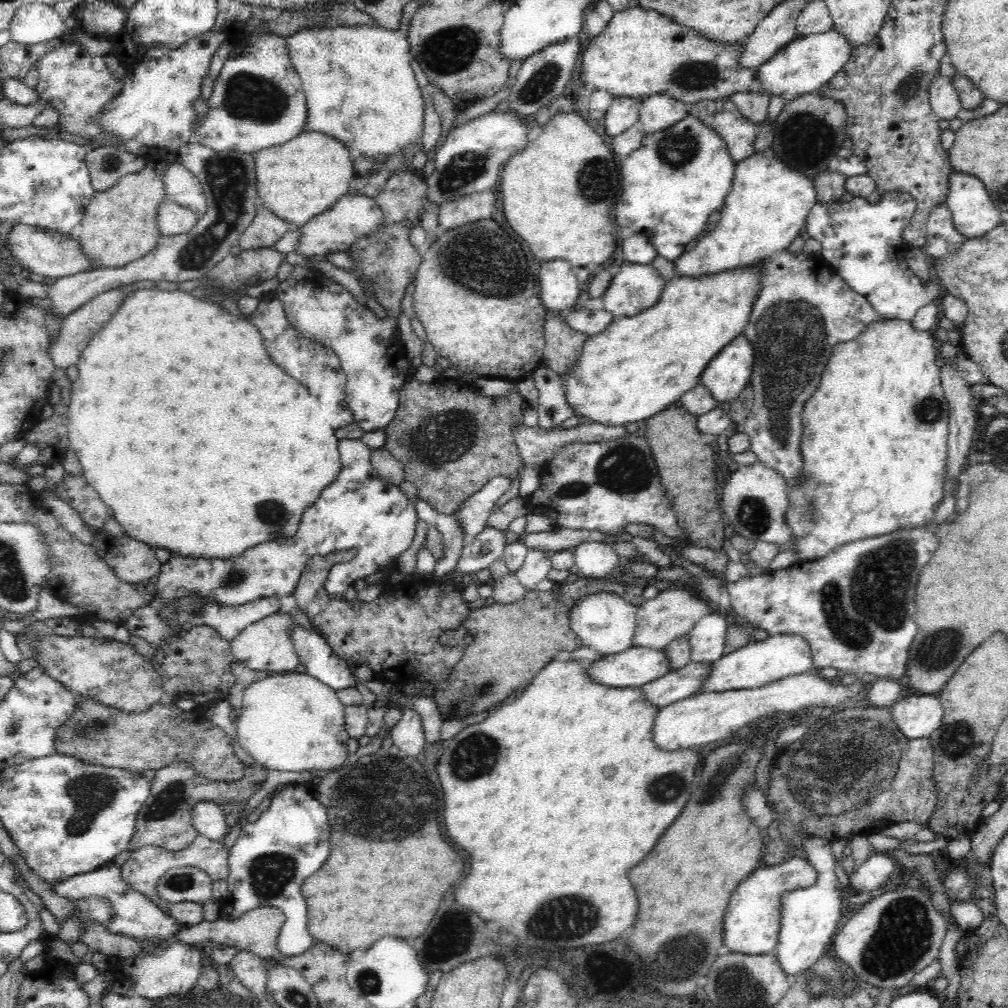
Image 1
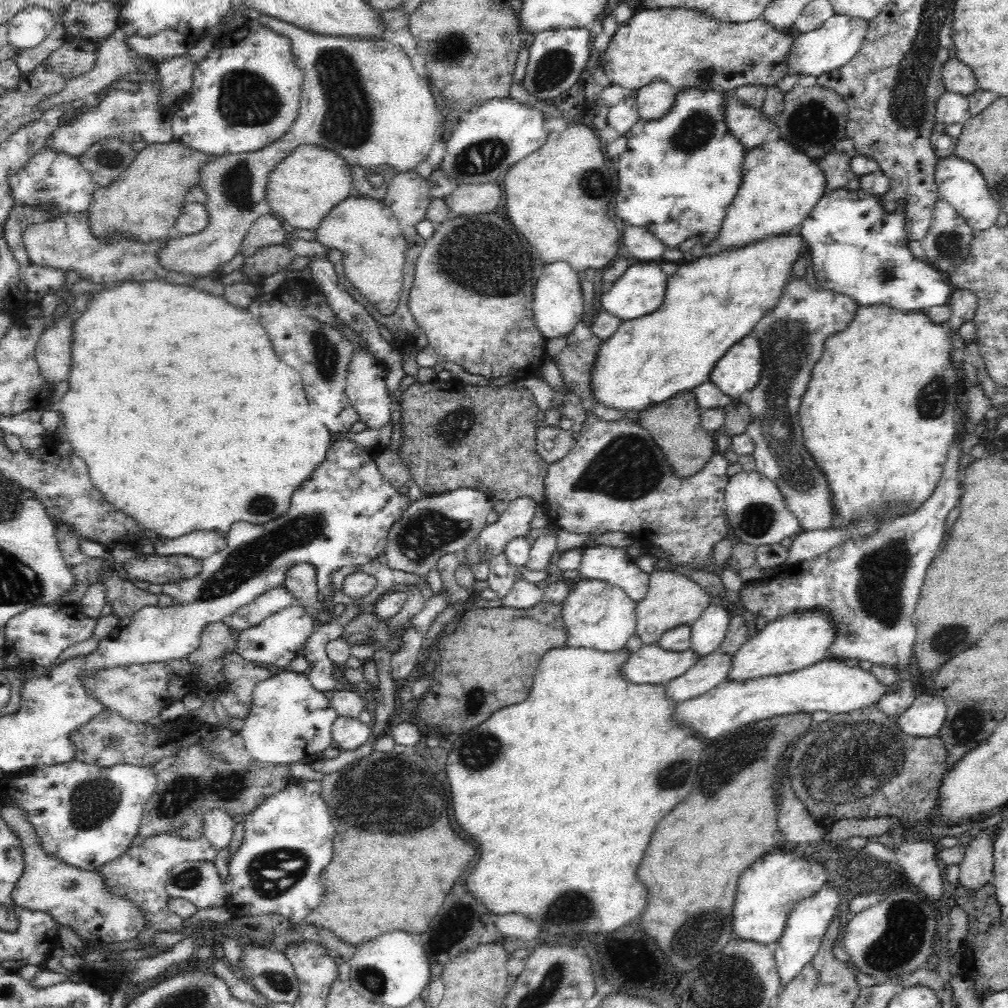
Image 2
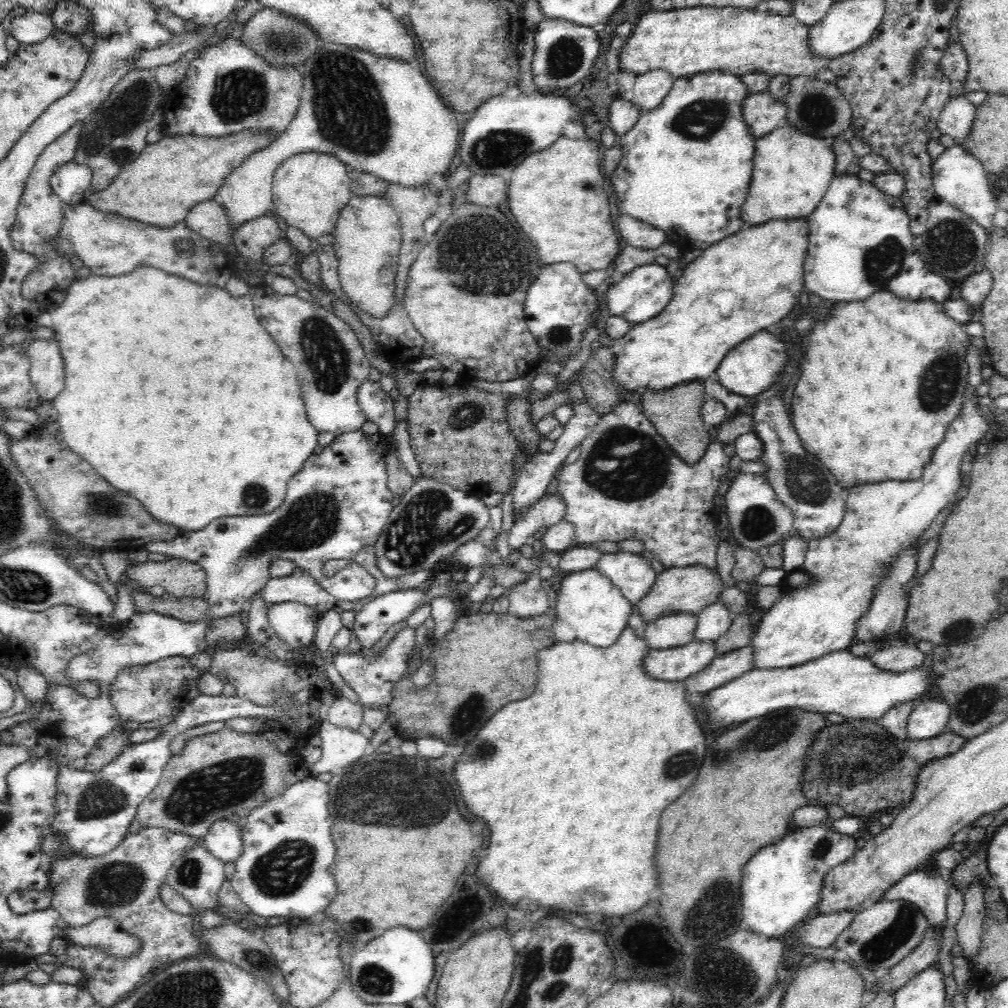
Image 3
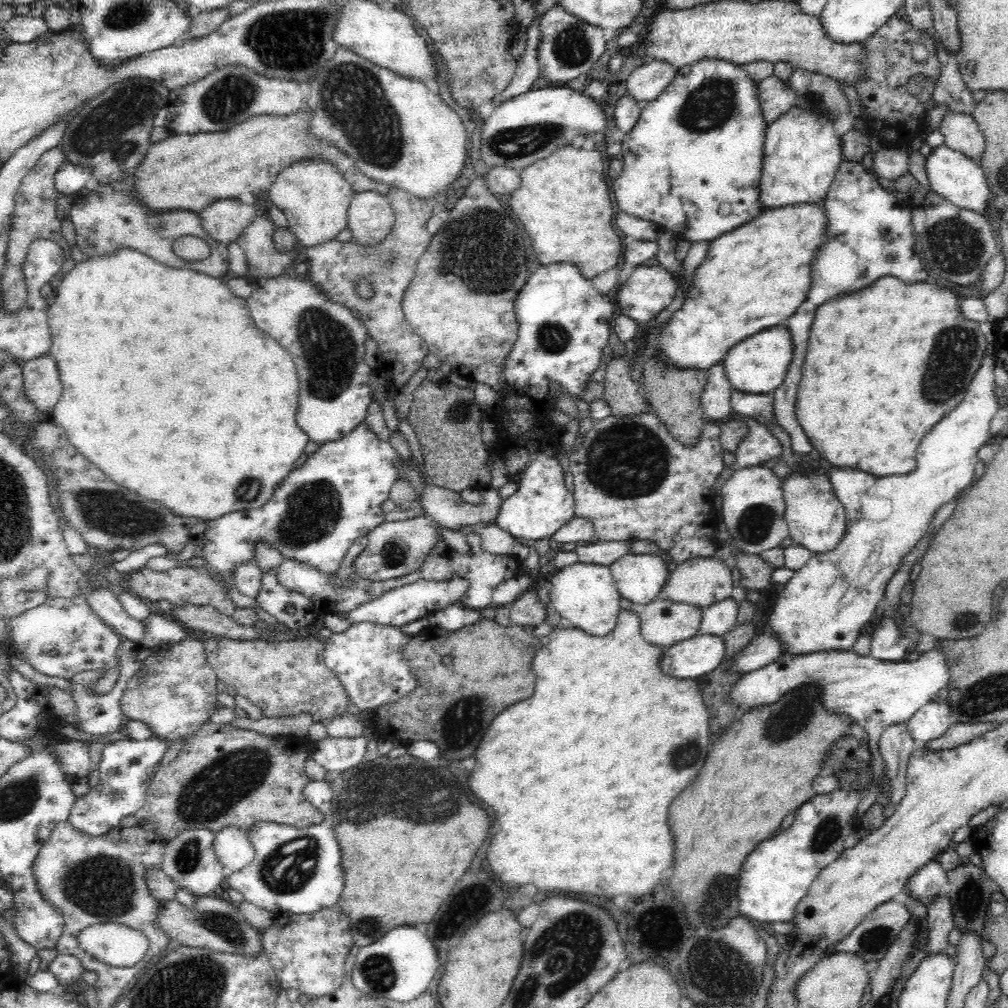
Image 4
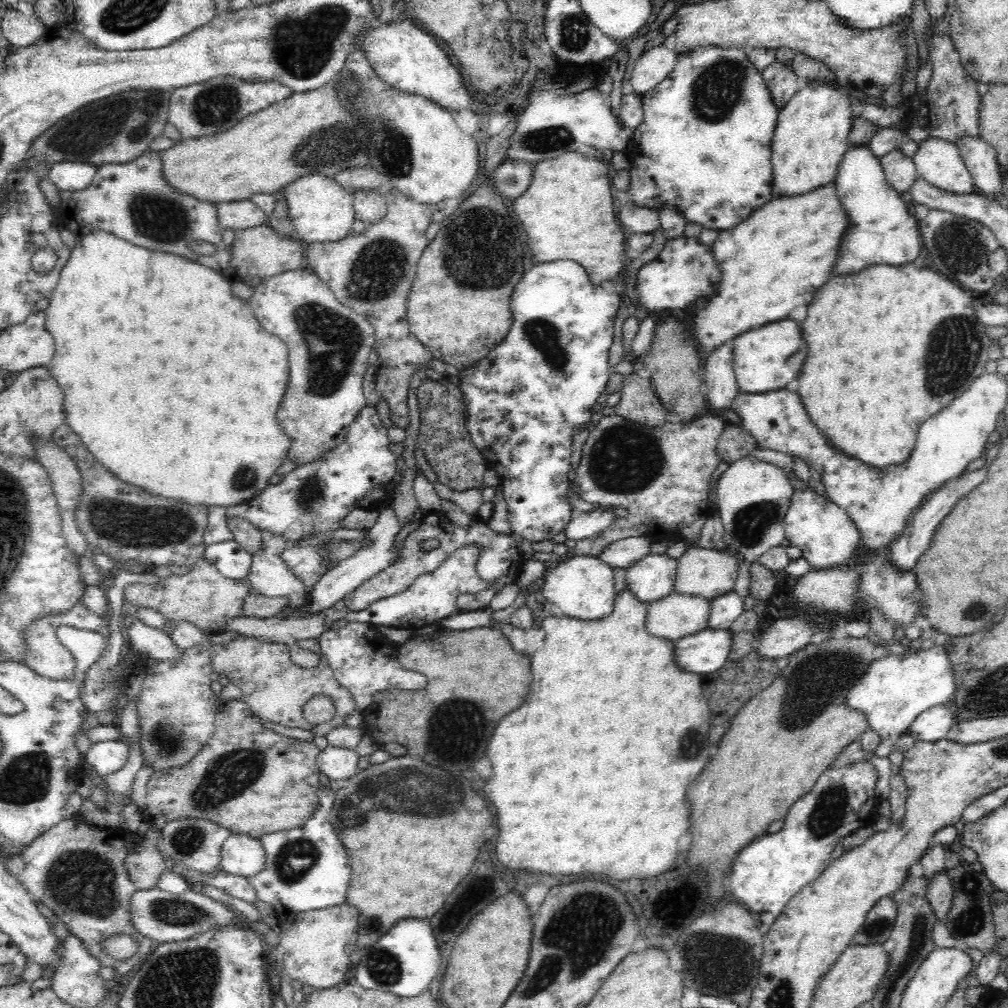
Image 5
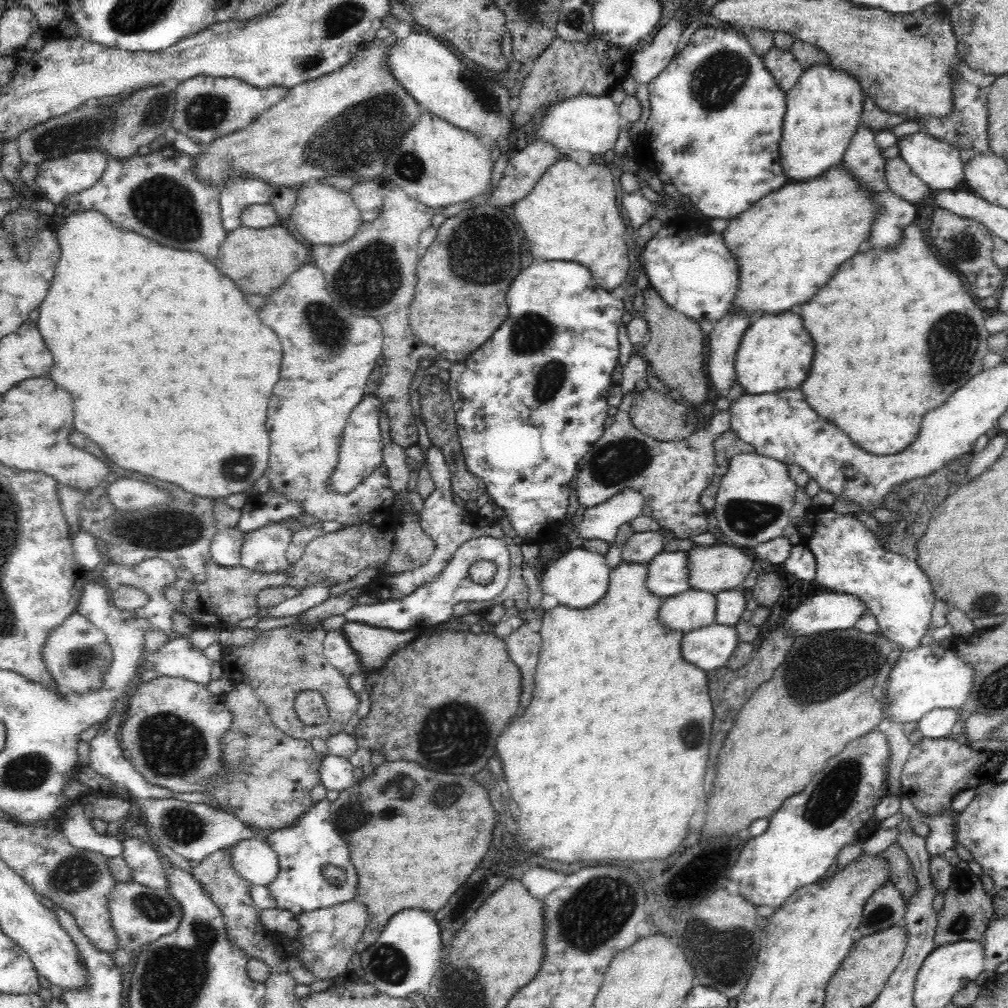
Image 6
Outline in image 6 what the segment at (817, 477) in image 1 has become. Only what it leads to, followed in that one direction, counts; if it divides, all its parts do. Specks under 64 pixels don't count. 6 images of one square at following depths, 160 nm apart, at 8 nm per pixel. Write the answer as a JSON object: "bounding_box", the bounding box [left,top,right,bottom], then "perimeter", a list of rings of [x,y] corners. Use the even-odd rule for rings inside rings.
{"bounding_box":[800,224,989,456],"perimeter":[[[912,224],[905,230],[906,232],[901,236],[902,244],[898,244],[898,248],[894,248],[894,252],[874,252],[874,248],[870,248],[870,250],[860,252],[860,254],[852,256],[850,260],[846,260],[838,268],[838,272],[832,276],[832,280],[826,286],[822,286],[814,298],[810,298],[806,304],[802,304],[802,312],[800,312],[800,316],[804,320],[804,328],[812,336],[814,350],[816,350],[814,362],[810,368],[810,376],[802,384],[805,399],[823,419],[834,423],[863,451],[878,456],[893,455],[910,446],[920,432],[924,415],[930,410],[938,408],[954,391],[964,386],[972,376],[980,372],[982,359],[989,351],[987,344],[989,334],[985,327],[986,313],[972,301],[970,291],[962,286],[959,276],[944,266],[935,253],[930,250],[928,242],[922,236],[922,230],[916,224]],[[952,316],[956,316],[958,320],[966,320],[966,322],[936,322],[936,320],[954,320]]]}

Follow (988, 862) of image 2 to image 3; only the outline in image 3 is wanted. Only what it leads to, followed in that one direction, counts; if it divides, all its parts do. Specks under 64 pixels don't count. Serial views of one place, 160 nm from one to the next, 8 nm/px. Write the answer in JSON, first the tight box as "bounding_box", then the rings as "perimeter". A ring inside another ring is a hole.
{"bounding_box":[955,885,985,962],"perimeter":[[[972,885],[963,894],[965,905],[962,908],[962,916],[955,926],[960,956],[968,962],[974,960],[981,951],[981,936],[985,919],[984,893],[980,885]]]}

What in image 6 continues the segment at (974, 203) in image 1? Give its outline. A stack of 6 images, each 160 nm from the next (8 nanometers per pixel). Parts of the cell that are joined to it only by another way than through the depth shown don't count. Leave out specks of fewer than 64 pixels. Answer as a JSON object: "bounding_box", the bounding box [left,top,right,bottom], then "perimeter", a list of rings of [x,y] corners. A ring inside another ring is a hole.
{"bounding_box":[896,130,965,191],"perimeter":[[[919,130],[913,134],[896,136],[896,144],[898,156],[910,165],[912,172],[918,175],[932,191],[952,191],[952,188],[956,188],[965,180],[960,152],[950,143]]]}

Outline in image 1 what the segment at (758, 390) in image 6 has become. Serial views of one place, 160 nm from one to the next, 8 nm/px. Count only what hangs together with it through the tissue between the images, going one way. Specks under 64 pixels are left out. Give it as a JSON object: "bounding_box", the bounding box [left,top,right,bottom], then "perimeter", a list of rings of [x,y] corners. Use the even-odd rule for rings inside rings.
{"bounding_box":[699,336,755,407],"perimeter":[[[738,336],[736,340],[732,340],[730,344],[724,346],[722,352],[714,359],[710,359],[704,372],[701,374],[699,382],[707,388],[709,393],[714,397],[715,402],[726,407],[737,398],[746,386],[751,384],[754,361],[755,351],[752,344],[748,342],[746,336]]]}

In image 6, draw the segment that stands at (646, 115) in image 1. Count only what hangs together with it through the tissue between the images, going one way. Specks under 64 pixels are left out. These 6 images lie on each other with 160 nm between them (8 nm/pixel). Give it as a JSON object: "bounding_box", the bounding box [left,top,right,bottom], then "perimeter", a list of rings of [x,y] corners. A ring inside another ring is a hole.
{"bounding_box":[629,20,687,84],"perimeter":[[[678,20],[666,23],[655,35],[648,48],[633,52],[629,64],[629,75],[638,84],[649,84],[668,66],[687,23],[684,24]]]}

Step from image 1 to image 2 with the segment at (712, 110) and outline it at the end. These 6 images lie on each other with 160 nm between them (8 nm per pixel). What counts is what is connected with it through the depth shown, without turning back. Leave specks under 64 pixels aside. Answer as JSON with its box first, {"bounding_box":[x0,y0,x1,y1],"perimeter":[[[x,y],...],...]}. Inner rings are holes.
{"bounding_box":[723,93,776,152],"perimeter":[[[728,93],[723,110],[729,132],[739,140],[746,152],[762,144],[776,127],[772,118],[766,118],[760,108],[746,104],[734,93]]]}

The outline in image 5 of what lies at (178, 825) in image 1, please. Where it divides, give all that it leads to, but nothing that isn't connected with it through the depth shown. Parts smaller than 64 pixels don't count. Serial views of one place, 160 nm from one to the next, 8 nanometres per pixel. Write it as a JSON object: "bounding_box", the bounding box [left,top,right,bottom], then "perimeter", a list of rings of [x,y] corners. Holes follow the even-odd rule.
{"bounding_box":[142,699,321,839],"perimeter":[[[233,699],[222,702],[222,707],[218,711],[215,721],[214,736],[207,741],[202,747],[202,752],[198,754],[190,762],[180,769],[162,769],[160,772],[153,772],[147,782],[147,796],[142,801],[142,820],[153,829],[162,829],[165,823],[176,819],[206,819],[212,820],[212,823],[220,825],[220,827],[230,831],[231,833],[245,833],[247,836],[258,839],[264,834],[288,831],[291,829],[303,828],[307,821],[310,821],[311,815],[318,808],[317,790],[319,789],[318,778],[320,778],[321,770],[318,767],[318,756],[320,750],[316,745],[300,739],[291,738],[275,731],[266,728],[261,722],[260,718],[256,717],[252,710],[241,699]]]}

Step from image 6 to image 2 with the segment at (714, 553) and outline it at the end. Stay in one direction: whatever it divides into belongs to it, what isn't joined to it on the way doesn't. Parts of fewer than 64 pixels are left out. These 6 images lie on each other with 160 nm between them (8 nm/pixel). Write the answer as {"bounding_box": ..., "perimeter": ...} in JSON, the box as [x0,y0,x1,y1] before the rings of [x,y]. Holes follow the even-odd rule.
{"bounding_box":[635,569,711,644],"perimeter":[[[655,569],[649,574],[649,586],[644,598],[636,603],[637,626],[635,634],[640,636],[643,644],[658,640],[670,628],[689,624],[700,618],[710,604],[711,595],[697,582],[675,570]]]}

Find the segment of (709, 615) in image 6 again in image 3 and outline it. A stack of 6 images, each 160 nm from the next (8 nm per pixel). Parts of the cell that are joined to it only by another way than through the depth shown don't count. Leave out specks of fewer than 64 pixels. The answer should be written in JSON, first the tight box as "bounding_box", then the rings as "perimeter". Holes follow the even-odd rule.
{"bounding_box":[644,612,697,650],"perimeter":[[[670,612],[645,624],[644,639],[654,650],[680,647],[695,639],[697,615]]]}

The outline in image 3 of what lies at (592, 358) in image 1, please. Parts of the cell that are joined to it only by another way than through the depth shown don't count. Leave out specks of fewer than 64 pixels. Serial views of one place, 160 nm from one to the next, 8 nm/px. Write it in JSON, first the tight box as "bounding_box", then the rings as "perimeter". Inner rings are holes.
{"bounding_box":[614,218,810,392],"perimeter":[[[806,218],[800,219],[773,219],[769,223],[758,225],[755,227],[744,226],[739,232],[733,236],[723,239],[721,242],[712,244],[710,248],[704,249],[704,253],[693,262],[691,262],[683,271],[679,271],[677,275],[678,280],[675,281],[673,295],[666,308],[652,320],[642,322],[642,324],[632,325],[630,330],[624,336],[626,346],[624,352],[618,354],[615,358],[614,380],[616,384],[620,384],[620,388],[624,392],[636,392],[640,388],[650,388],[652,391],[664,391],[666,388],[676,387],[678,384],[703,381],[706,376],[712,374],[721,363],[731,349],[736,348],[742,340],[746,340],[754,336],[758,331],[764,331],[773,325],[778,325],[784,316],[790,314],[790,308],[794,308],[794,304],[798,304],[800,294],[802,294],[804,285],[804,263],[808,252],[808,229],[810,225],[807,224]]]}

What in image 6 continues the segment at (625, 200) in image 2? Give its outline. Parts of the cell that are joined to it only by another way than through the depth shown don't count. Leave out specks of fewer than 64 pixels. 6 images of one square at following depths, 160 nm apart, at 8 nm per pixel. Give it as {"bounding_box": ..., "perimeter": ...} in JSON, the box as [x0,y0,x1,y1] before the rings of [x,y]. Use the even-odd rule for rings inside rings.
{"bounding_box":[638,26,788,219],"perimeter":[[[701,26],[686,47],[649,82],[650,115],[643,137],[638,140],[639,157],[657,173],[661,182],[674,184],[690,198],[703,219],[736,219],[763,196],[788,181],[781,165],[779,144],[787,109],[786,95],[737,28]]]}

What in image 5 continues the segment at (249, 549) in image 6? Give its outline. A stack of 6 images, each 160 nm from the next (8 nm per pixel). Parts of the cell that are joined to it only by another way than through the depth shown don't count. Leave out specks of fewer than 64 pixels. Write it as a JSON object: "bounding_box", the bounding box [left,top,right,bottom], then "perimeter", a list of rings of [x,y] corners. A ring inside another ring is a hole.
{"bounding_box":[247,535,308,612],"perimeter":[[[280,535],[265,536],[262,546],[252,552],[252,562],[247,580],[251,588],[268,598],[286,596],[289,598],[284,612],[296,611],[304,602],[308,591],[303,580],[300,580],[283,561],[282,553],[288,545]]]}

